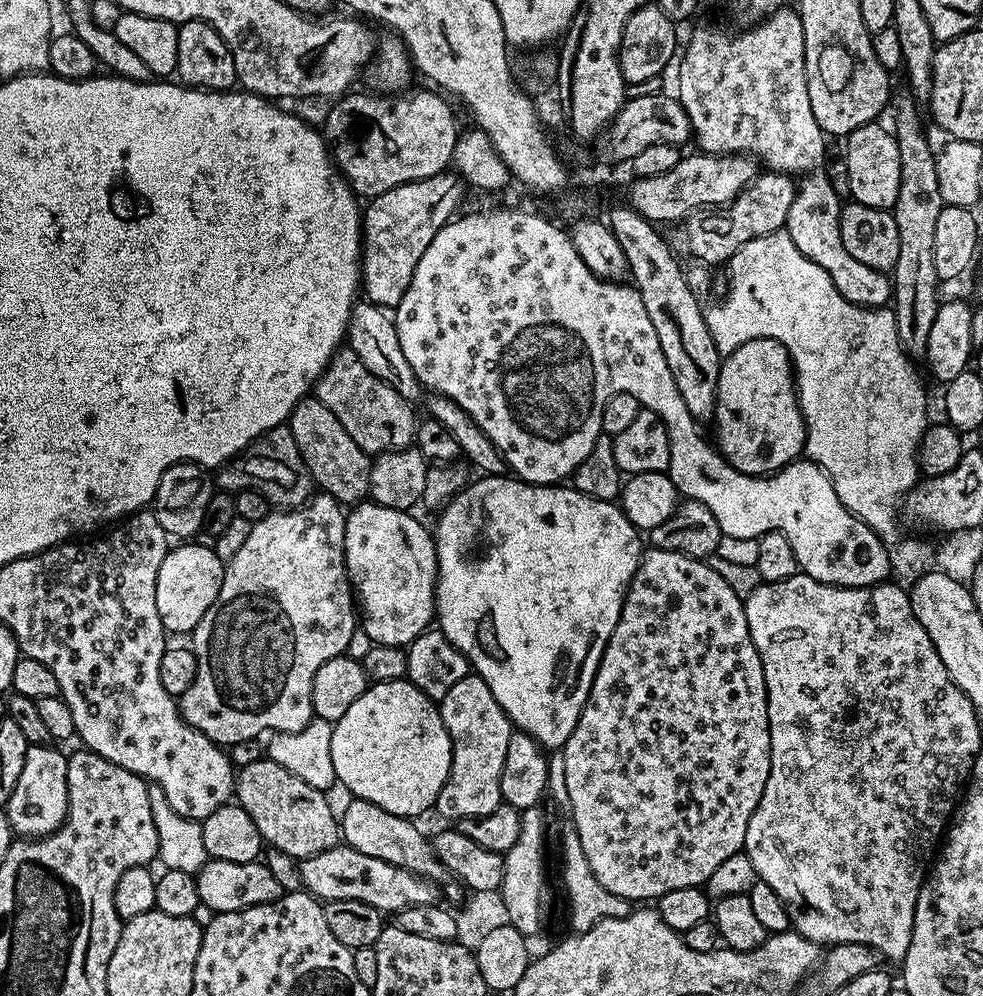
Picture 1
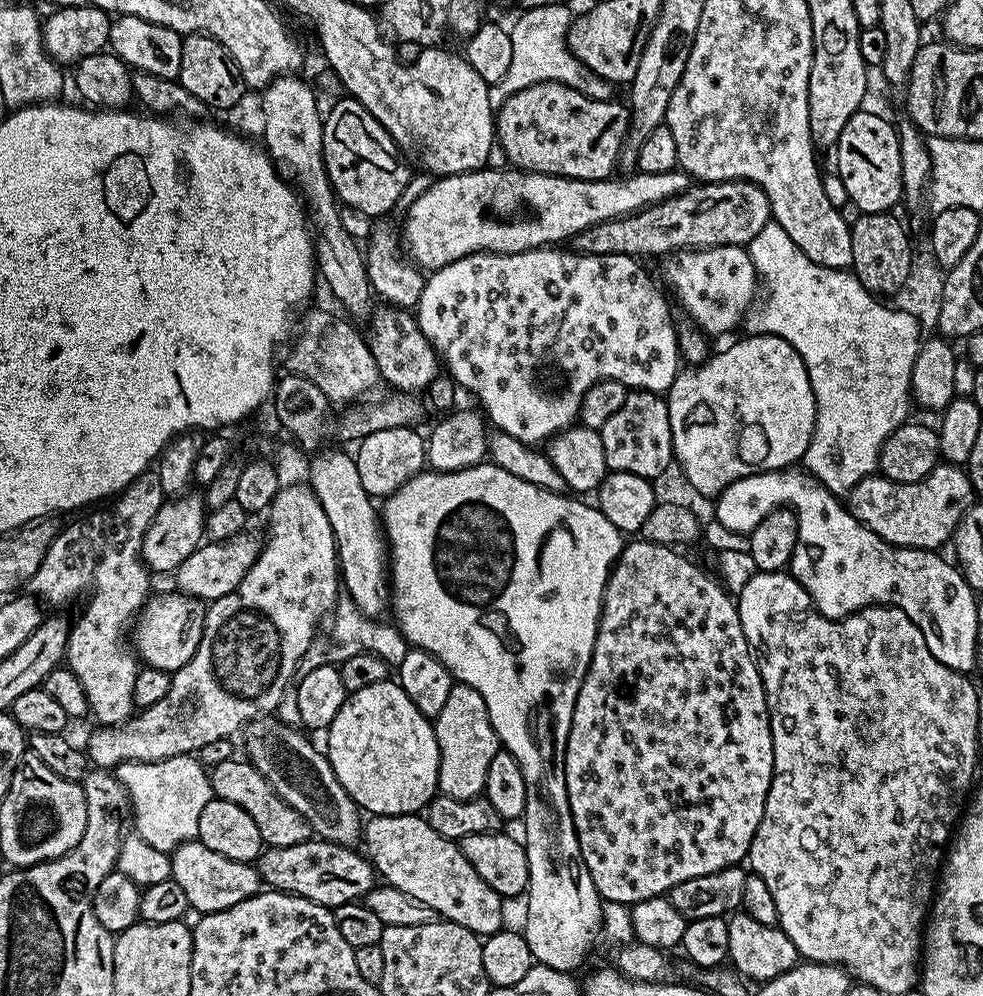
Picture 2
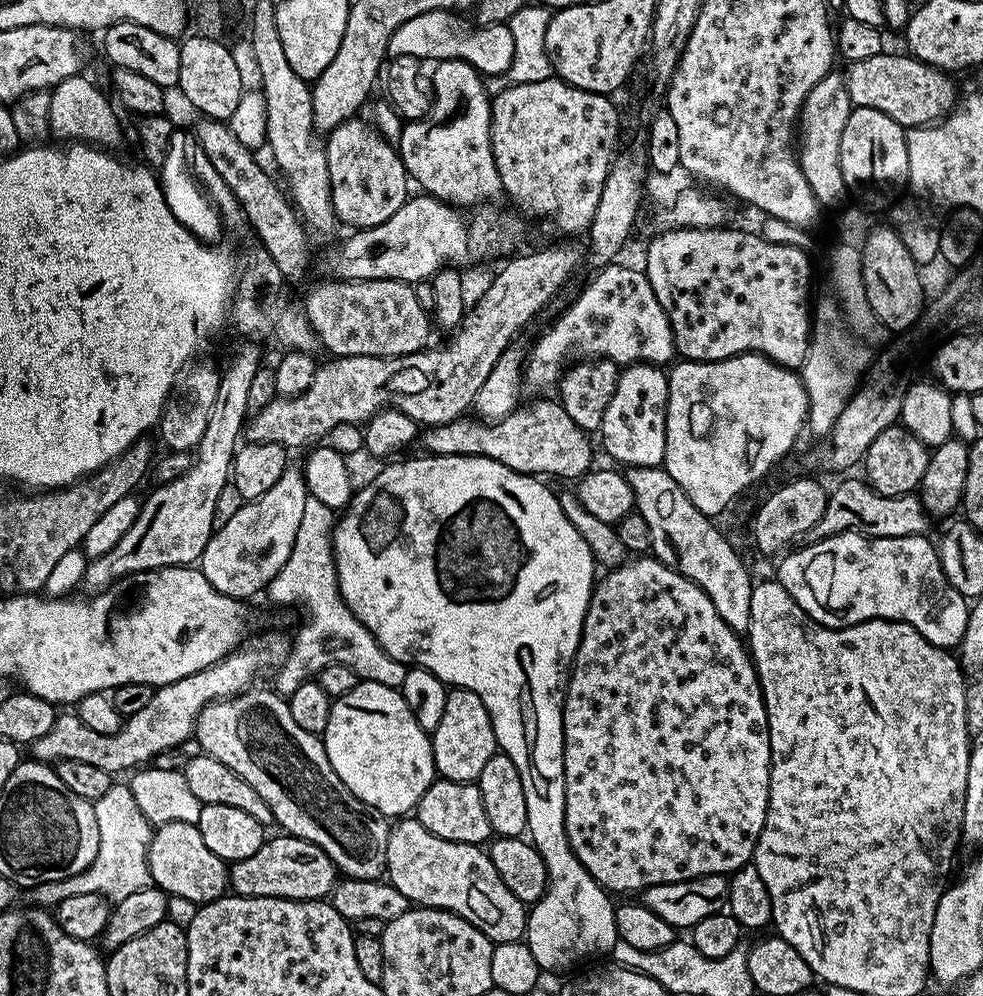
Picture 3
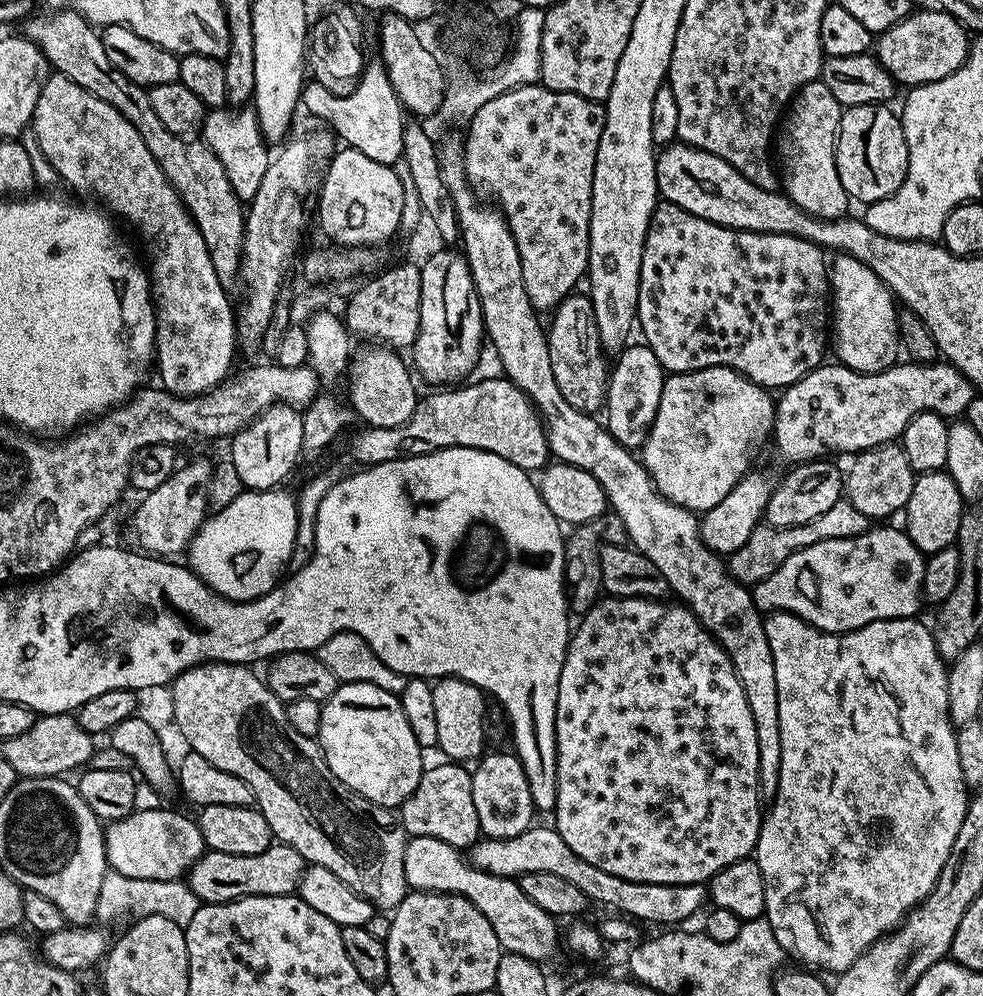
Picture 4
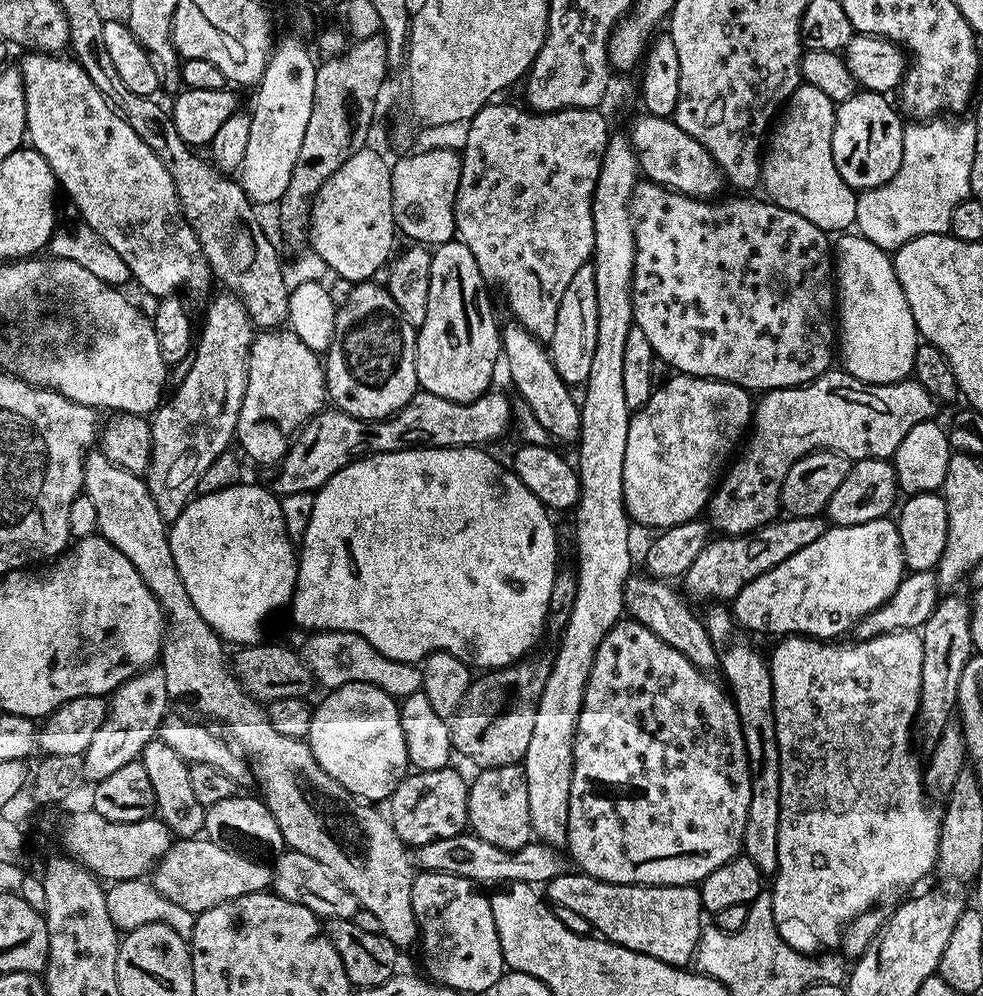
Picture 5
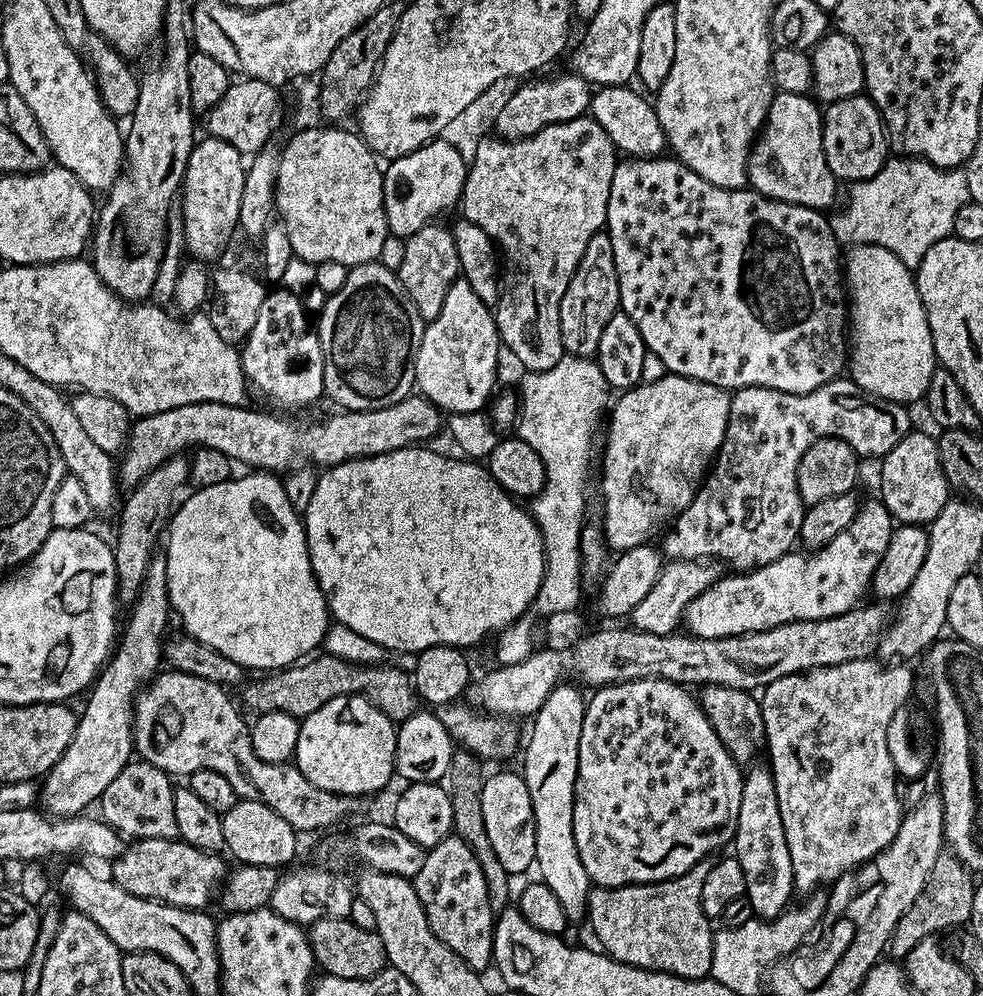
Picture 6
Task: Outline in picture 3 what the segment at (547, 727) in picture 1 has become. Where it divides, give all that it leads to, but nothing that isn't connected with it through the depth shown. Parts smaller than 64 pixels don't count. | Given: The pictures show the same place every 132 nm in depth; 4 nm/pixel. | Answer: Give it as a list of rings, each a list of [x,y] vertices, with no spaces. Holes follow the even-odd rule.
[[[423,455],[416,456],[413,460],[397,459],[395,462],[385,463],[388,465],[361,492],[359,489],[343,509],[336,521],[336,529],[332,531],[338,586],[348,609],[364,623],[370,634],[374,634],[378,646],[382,646],[386,655],[411,667],[430,670],[430,674],[437,676],[444,684],[452,688],[474,690],[474,694],[482,698],[494,726],[499,751],[505,752],[510,762],[518,766],[518,774],[522,778],[522,794],[526,794],[526,836],[538,850],[538,854],[542,854],[542,862],[546,862],[548,871],[548,889],[540,900],[527,909],[526,943],[530,954],[534,954],[534,962],[538,962],[541,970],[545,973],[560,972],[563,968],[572,968],[575,964],[590,959],[591,956],[607,957],[618,939],[613,897],[588,873],[586,866],[582,866],[582,862],[574,854],[564,821],[564,689],[572,659],[580,645],[586,610],[598,576],[598,565],[590,546],[586,546],[586,538],[582,538],[582,534],[574,530],[570,518],[562,510],[559,495],[555,491],[552,493],[540,481],[543,479],[526,472],[515,472],[510,470],[510,466],[502,466],[502,462],[494,462],[485,456]]]

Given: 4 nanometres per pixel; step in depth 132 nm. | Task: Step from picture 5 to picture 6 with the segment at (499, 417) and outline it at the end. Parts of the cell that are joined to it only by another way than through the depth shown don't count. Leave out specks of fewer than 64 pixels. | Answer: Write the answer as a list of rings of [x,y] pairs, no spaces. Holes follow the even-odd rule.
[[[413,394],[407,396],[402,402],[394,402],[389,408],[371,408],[370,410],[362,410],[361,412],[353,412],[351,410],[336,410],[333,416],[328,416],[325,420],[316,420],[313,424],[295,424],[292,420],[282,420],[278,416],[271,416],[268,412],[259,412],[256,408],[248,408],[249,406],[230,406],[229,404],[219,404],[218,402],[198,402],[197,404],[191,404],[190,406],[178,406],[174,410],[166,410],[165,412],[159,412],[158,414],[150,414],[149,416],[141,416],[129,427],[129,441],[126,445],[126,449],[121,455],[122,462],[118,464],[118,480],[119,483],[125,489],[131,490],[141,483],[156,468],[158,464],[161,464],[163,460],[168,460],[169,457],[183,453],[183,448],[191,449],[192,447],[199,446],[202,448],[209,448],[210,450],[222,450],[222,454],[226,454],[228,459],[235,462],[237,465],[249,464],[249,469],[263,470],[273,474],[283,473],[285,470],[293,467],[294,461],[292,459],[297,456],[297,461],[307,462],[312,466],[319,466],[321,469],[333,468],[336,464],[341,464],[347,460],[357,460],[358,458],[366,458],[367,456],[377,456],[378,454],[386,454],[387,452],[393,452],[399,448],[410,448],[413,446],[423,445],[428,442],[428,439],[435,434],[436,431],[441,431],[442,428],[442,413],[435,404],[432,404],[425,396],[419,394]]]

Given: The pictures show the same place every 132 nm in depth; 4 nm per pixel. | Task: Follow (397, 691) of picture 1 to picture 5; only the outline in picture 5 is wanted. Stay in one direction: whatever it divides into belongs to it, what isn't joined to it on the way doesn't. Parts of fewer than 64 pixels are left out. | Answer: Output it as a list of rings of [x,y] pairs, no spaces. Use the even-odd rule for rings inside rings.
[[[366,682],[333,688],[325,696],[320,705],[313,707],[306,737],[318,766],[350,794],[369,802],[387,801],[410,772],[397,701]]]

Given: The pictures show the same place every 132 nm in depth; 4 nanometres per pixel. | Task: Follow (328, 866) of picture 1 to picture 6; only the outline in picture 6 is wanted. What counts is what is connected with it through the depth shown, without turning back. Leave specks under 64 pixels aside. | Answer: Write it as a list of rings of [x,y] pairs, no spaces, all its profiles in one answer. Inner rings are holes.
[[[182,839],[137,840],[128,845],[111,861],[111,879],[130,894],[147,900],[159,900],[175,908],[207,909],[212,891],[219,889],[226,879],[226,867],[215,852],[203,852]]]

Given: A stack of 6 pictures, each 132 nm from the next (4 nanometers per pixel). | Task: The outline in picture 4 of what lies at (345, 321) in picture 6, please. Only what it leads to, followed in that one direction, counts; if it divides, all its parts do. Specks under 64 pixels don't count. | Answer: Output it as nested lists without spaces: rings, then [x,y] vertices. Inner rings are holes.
[[[360,346],[353,351],[346,373],[348,379],[348,400],[351,411],[364,419],[365,425],[373,428],[389,428],[402,426],[410,414],[414,414],[418,391],[417,381],[410,371],[409,365],[399,351],[388,346]]]

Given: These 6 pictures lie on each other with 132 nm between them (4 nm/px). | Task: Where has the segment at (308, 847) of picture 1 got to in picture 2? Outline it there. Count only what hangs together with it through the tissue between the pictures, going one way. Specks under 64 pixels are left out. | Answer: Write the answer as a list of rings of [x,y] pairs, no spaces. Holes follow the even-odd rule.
[[[247,759],[220,760],[210,768],[212,794],[217,800],[234,802],[234,806],[242,806],[254,823],[258,826],[258,834],[262,834],[265,845],[269,848],[282,846],[298,846],[298,842],[306,842],[313,835],[312,827],[262,778],[262,774]]]

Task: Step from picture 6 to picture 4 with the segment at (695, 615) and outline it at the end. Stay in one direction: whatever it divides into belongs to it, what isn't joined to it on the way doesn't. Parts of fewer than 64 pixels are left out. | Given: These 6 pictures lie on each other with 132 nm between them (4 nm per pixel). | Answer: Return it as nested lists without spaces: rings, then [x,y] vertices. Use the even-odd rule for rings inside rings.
[[[872,526],[860,536],[834,538],[818,542],[814,549],[816,572],[788,572],[770,574],[751,589],[752,600],[761,613],[792,612],[821,632],[853,632],[875,620],[902,620],[917,615],[924,586],[925,553],[910,542],[907,532],[888,526]]]

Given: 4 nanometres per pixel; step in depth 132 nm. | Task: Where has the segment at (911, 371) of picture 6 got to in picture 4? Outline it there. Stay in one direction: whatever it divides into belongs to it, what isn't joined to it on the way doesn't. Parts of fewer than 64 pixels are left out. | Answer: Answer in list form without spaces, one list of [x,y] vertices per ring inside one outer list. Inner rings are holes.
[[[843,254],[833,255],[830,260],[830,308],[834,313],[834,348],[836,344],[835,359],[844,367],[854,370],[855,372],[882,372],[885,368],[892,367],[897,363],[898,349],[900,348],[900,322],[898,319],[898,304],[894,299],[892,291],[878,278],[878,274],[874,274],[874,270],[870,270],[862,262],[858,262],[858,258],[853,256],[845,256]]]

